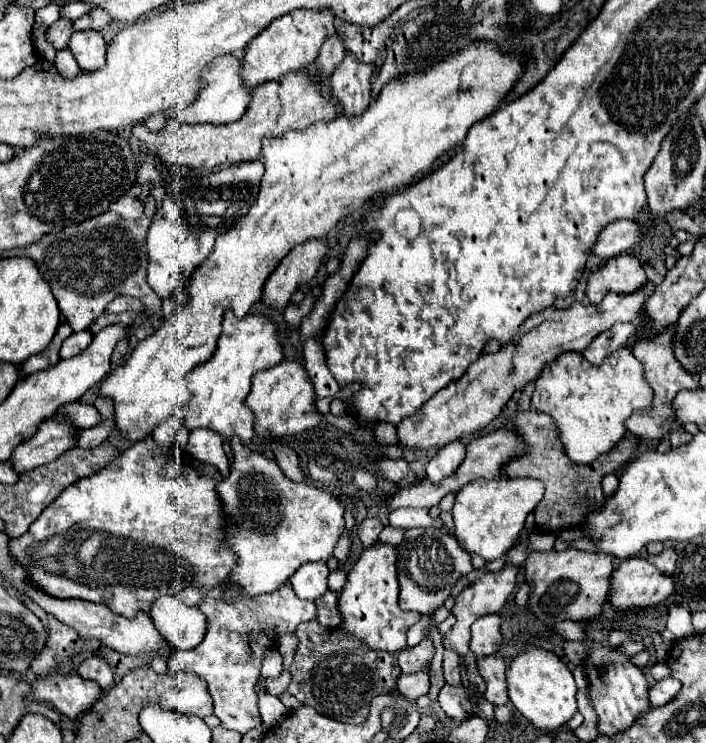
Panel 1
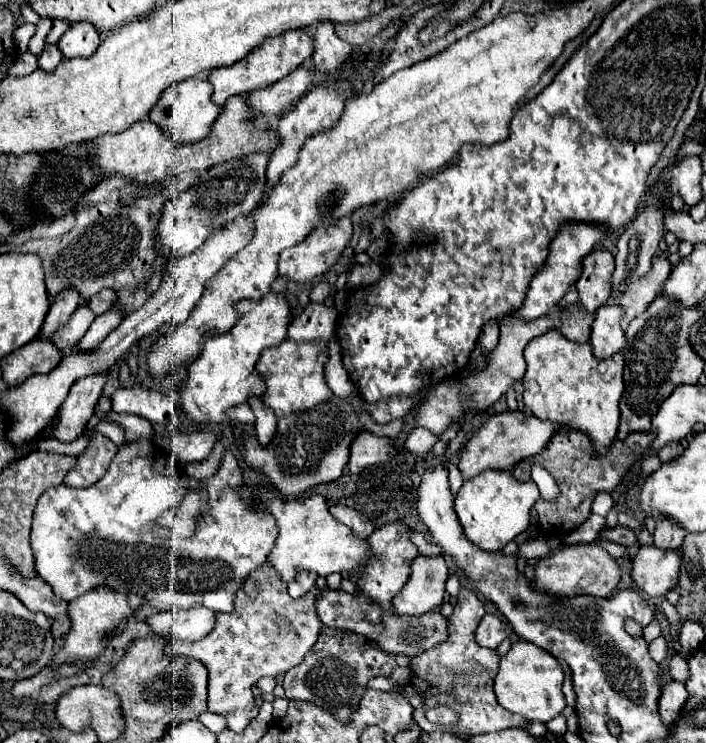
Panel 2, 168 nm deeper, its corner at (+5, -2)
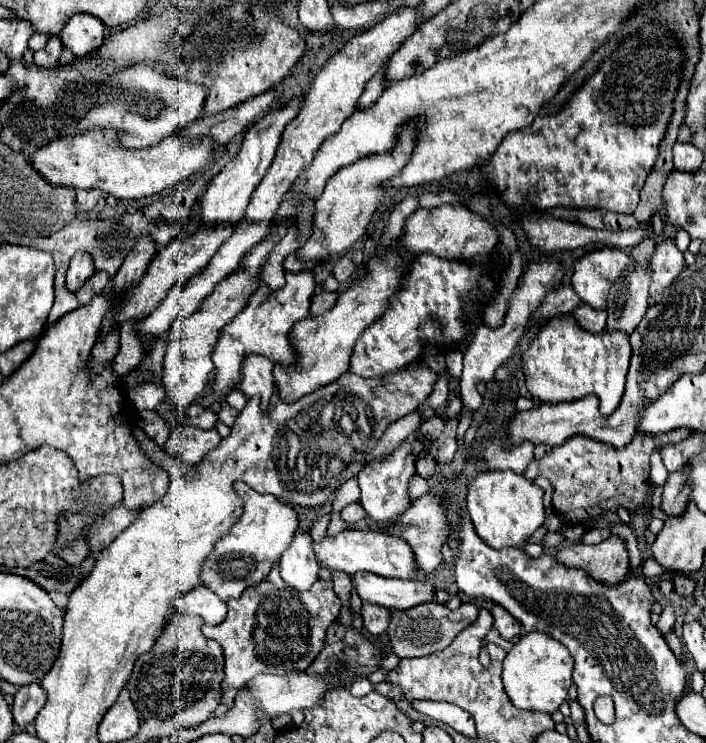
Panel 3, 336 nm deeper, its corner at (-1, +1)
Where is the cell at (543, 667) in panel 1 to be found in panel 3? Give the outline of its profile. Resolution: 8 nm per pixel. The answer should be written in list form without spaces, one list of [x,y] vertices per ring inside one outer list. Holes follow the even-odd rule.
[[[532,631],[522,635],[520,641],[508,651],[504,659],[502,669],[504,691],[518,709],[554,713],[558,711],[560,703],[566,701],[568,697],[568,689],[572,685],[572,669],[574,659],[560,641],[552,639],[546,633]]]

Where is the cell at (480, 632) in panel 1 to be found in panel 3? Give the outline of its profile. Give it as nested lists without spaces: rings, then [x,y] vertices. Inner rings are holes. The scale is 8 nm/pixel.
[[[494,605],[490,613],[494,617],[494,627],[500,631],[500,635],[504,639],[512,639],[514,635],[522,635],[524,633],[520,621],[514,619],[502,605]]]

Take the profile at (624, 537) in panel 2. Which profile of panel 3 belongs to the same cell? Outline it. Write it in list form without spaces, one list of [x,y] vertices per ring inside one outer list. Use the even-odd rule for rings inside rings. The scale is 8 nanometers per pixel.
[[[590,529],[590,531],[586,531],[586,533],[584,533],[582,541],[584,541],[584,543],[588,543],[588,545],[594,545],[594,543],[604,541],[608,535],[612,535],[608,529]]]

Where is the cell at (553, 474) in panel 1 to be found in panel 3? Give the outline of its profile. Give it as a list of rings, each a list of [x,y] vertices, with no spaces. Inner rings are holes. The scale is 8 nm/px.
[[[674,429],[670,433],[664,435],[636,435],[626,447],[616,449],[610,447],[606,443],[600,443],[596,439],[584,437],[584,435],[574,435],[568,441],[564,441],[560,447],[554,447],[548,455],[544,455],[540,461],[532,461],[524,473],[524,477],[528,479],[536,479],[538,475],[544,475],[550,485],[554,487],[554,511],[564,519],[566,525],[584,521],[584,519],[600,519],[610,511],[616,511],[618,507],[624,507],[628,511],[636,511],[642,509],[646,499],[648,499],[648,477],[650,477],[650,455],[654,449],[658,449],[660,445],[674,445],[684,441],[690,435],[690,429]]]

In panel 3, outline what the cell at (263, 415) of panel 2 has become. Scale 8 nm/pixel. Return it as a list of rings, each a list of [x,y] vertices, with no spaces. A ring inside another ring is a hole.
[[[246,357],[246,365],[242,365],[242,381],[238,389],[250,399],[254,395],[262,397],[262,411],[268,409],[268,401],[274,393],[274,377],[272,377],[274,361],[266,361],[264,357]]]

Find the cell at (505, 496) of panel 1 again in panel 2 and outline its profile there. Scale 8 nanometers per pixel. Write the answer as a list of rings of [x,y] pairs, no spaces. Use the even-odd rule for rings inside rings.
[[[486,470],[470,480],[464,480],[454,500],[456,516],[464,528],[464,536],[486,552],[502,550],[510,540],[524,532],[530,524],[530,510],[540,498],[534,482],[518,482],[510,472]]]

